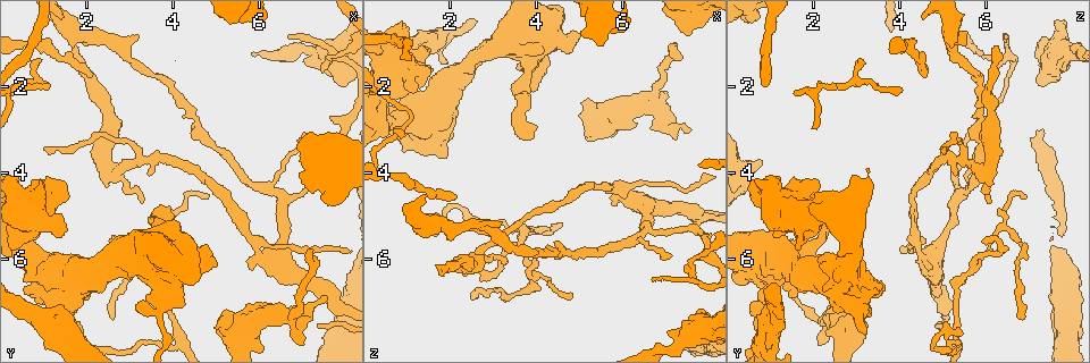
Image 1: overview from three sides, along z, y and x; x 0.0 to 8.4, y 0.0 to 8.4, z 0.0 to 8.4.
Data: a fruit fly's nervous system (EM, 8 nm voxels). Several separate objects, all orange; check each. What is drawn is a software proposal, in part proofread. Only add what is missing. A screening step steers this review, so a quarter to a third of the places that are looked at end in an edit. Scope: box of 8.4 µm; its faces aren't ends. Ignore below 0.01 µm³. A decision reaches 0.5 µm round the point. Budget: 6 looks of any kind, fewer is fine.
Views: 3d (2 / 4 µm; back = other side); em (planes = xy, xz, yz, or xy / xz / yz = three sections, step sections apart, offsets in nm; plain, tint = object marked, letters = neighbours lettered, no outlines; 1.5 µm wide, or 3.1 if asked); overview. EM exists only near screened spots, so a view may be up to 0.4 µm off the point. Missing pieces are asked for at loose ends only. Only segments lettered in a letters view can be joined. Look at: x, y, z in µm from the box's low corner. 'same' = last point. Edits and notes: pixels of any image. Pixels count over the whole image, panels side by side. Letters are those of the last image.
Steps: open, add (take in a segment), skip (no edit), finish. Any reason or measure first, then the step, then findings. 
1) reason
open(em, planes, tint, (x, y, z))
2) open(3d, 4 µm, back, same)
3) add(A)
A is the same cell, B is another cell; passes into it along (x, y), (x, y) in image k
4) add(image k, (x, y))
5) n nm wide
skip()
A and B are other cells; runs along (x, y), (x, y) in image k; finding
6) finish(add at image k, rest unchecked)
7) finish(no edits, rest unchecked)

branch stops here
open(3d, 4 µm, back, (2.10, 1.75, 4.65))

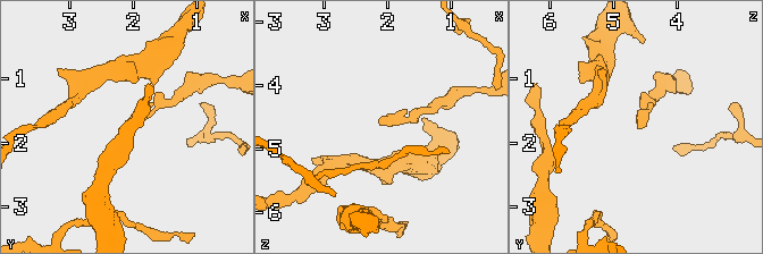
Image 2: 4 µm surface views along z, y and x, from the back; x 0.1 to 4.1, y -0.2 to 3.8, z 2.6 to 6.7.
open(em, xy, step 4, letters, (2.10, 1.80, 4.65))

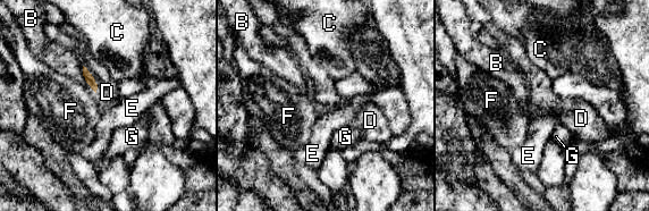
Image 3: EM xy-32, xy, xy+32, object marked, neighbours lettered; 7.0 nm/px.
open(em, planes, letters, same)

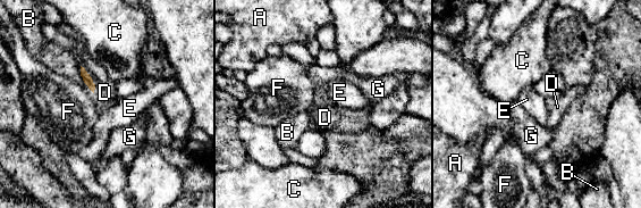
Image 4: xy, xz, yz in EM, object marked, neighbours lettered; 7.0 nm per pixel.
skip()
A, B, C, D, E, F and G are other cells; none of them fits

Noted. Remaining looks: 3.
thin end
open(3d, 2 µm, (7.15, 5.80, 1.05))

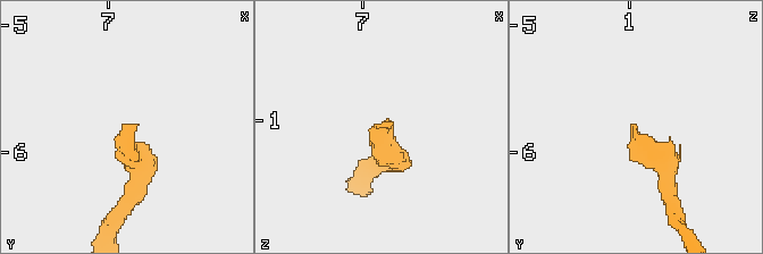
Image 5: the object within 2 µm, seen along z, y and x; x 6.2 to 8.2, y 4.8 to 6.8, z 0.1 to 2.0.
need the tissue
open(em, planes, tint, (7.14, 5.78, 1.04))

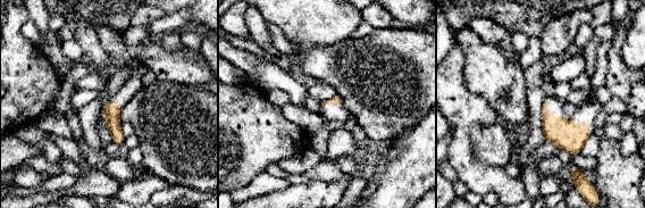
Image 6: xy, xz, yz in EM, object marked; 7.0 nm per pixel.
open(em, planes, letters, same)

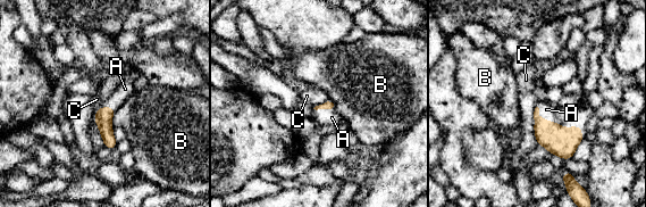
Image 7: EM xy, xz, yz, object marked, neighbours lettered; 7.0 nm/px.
add(A)
A is the same cell, B and C are other cells; passes into it along (561, 141), (542, 118), (546, 109) in image 7; it goes on there

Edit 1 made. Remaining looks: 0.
finish(add at image 7, rest unchecked)

